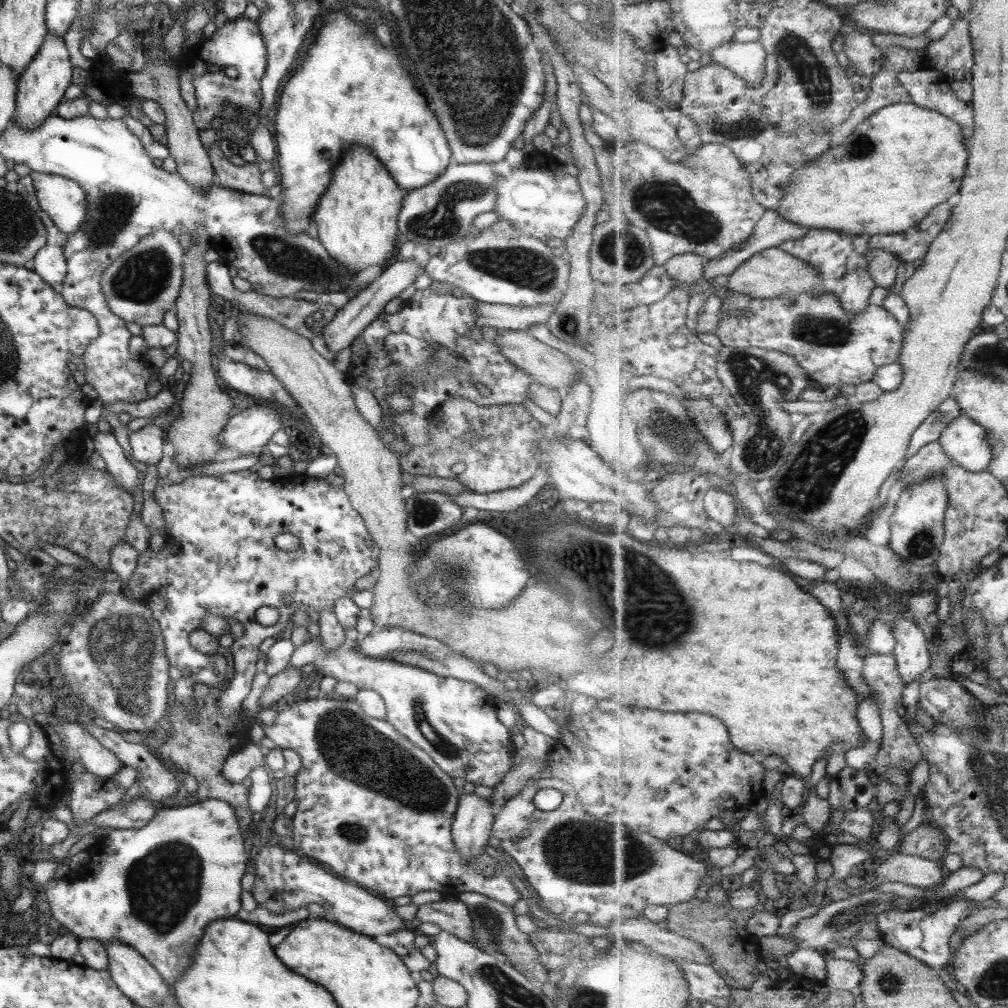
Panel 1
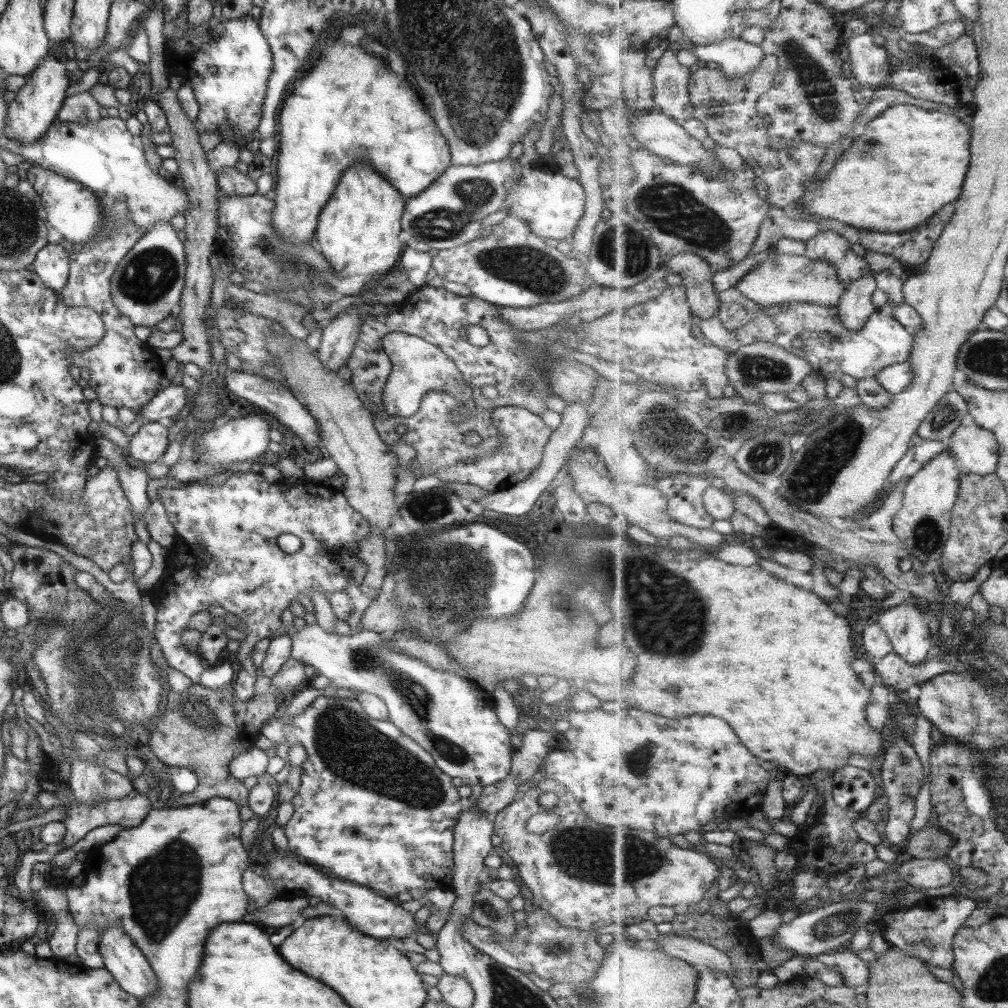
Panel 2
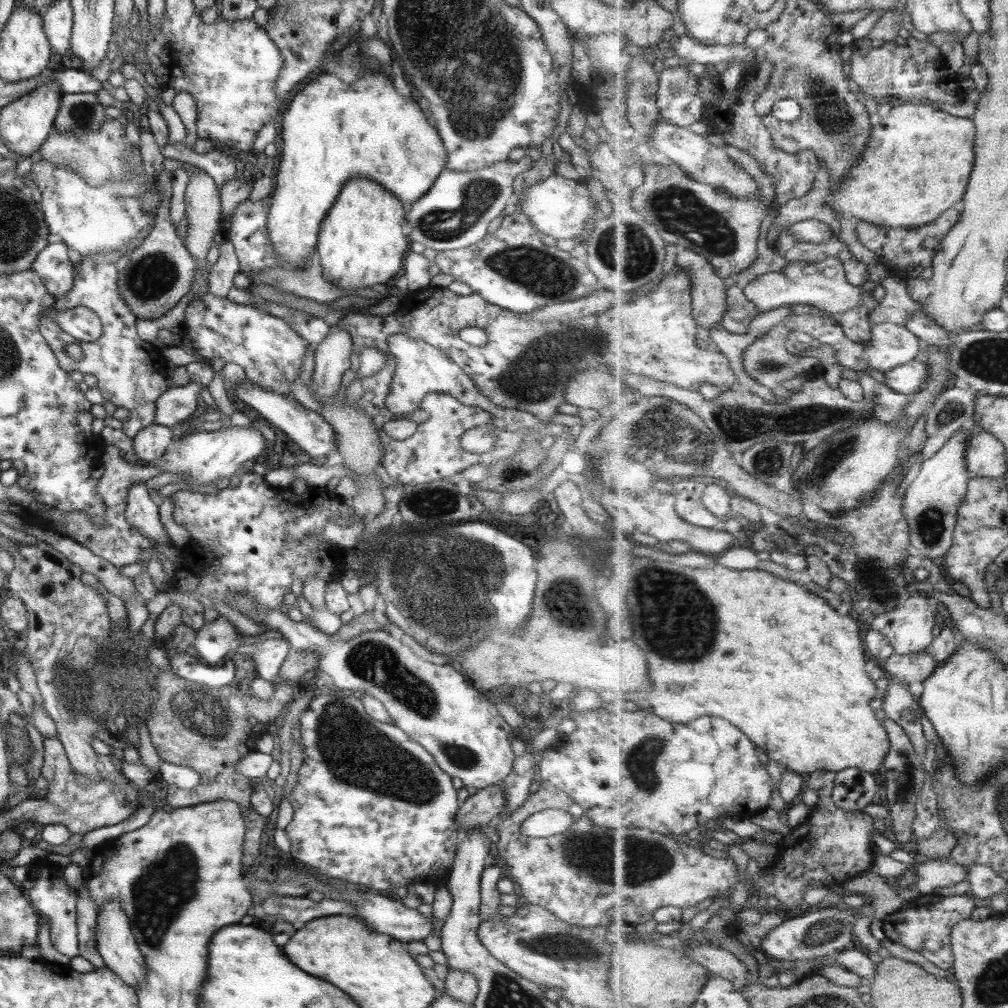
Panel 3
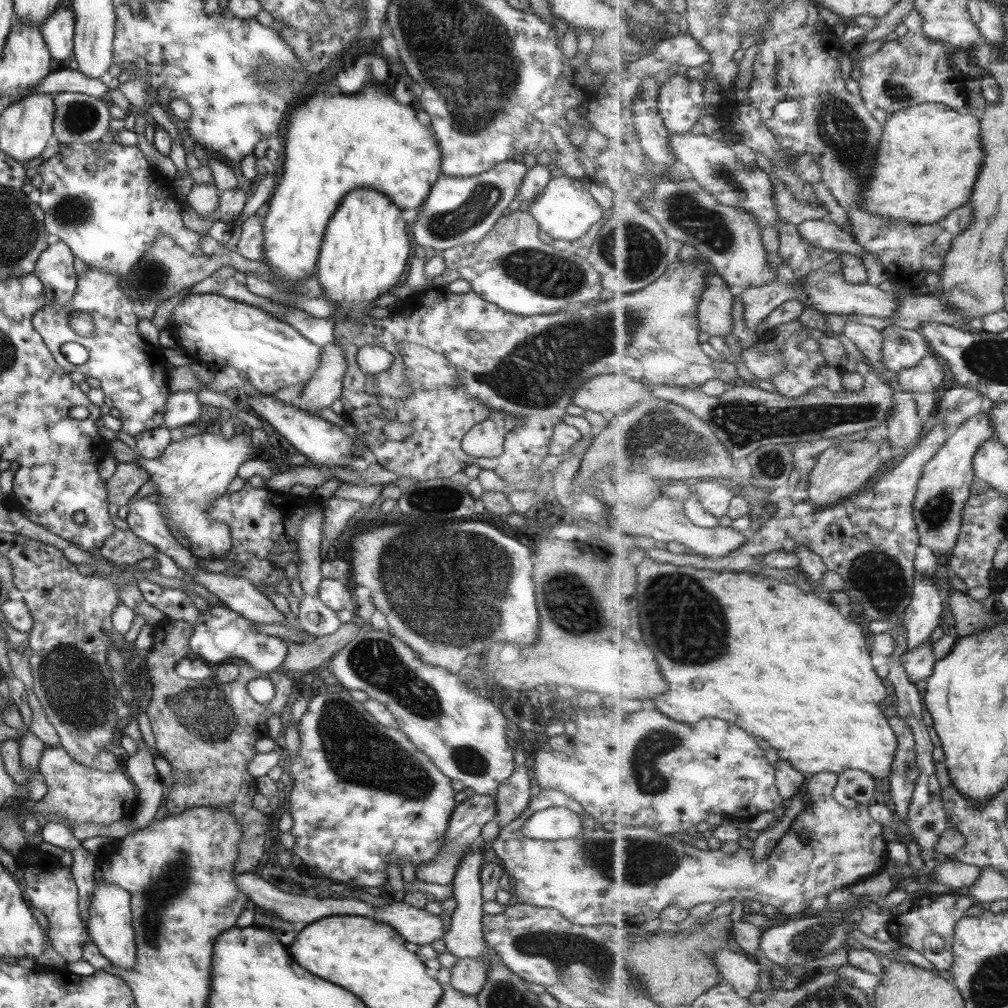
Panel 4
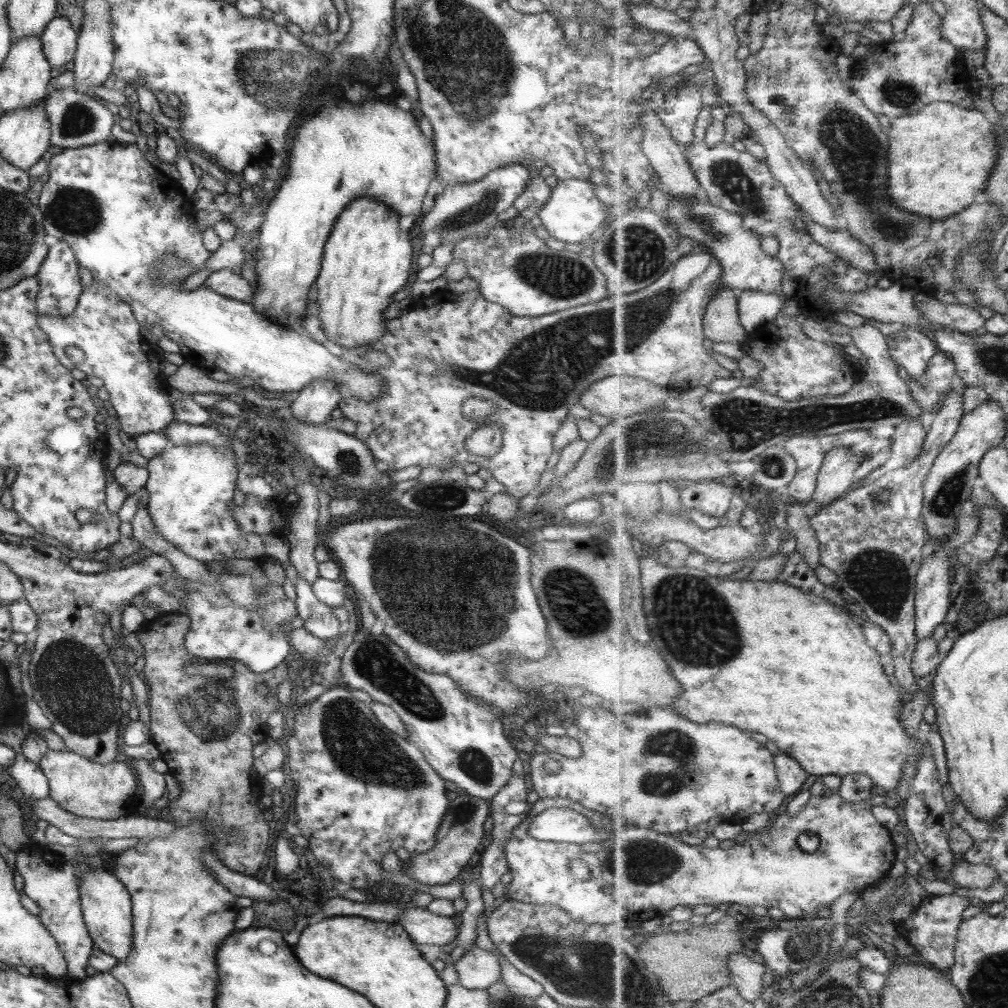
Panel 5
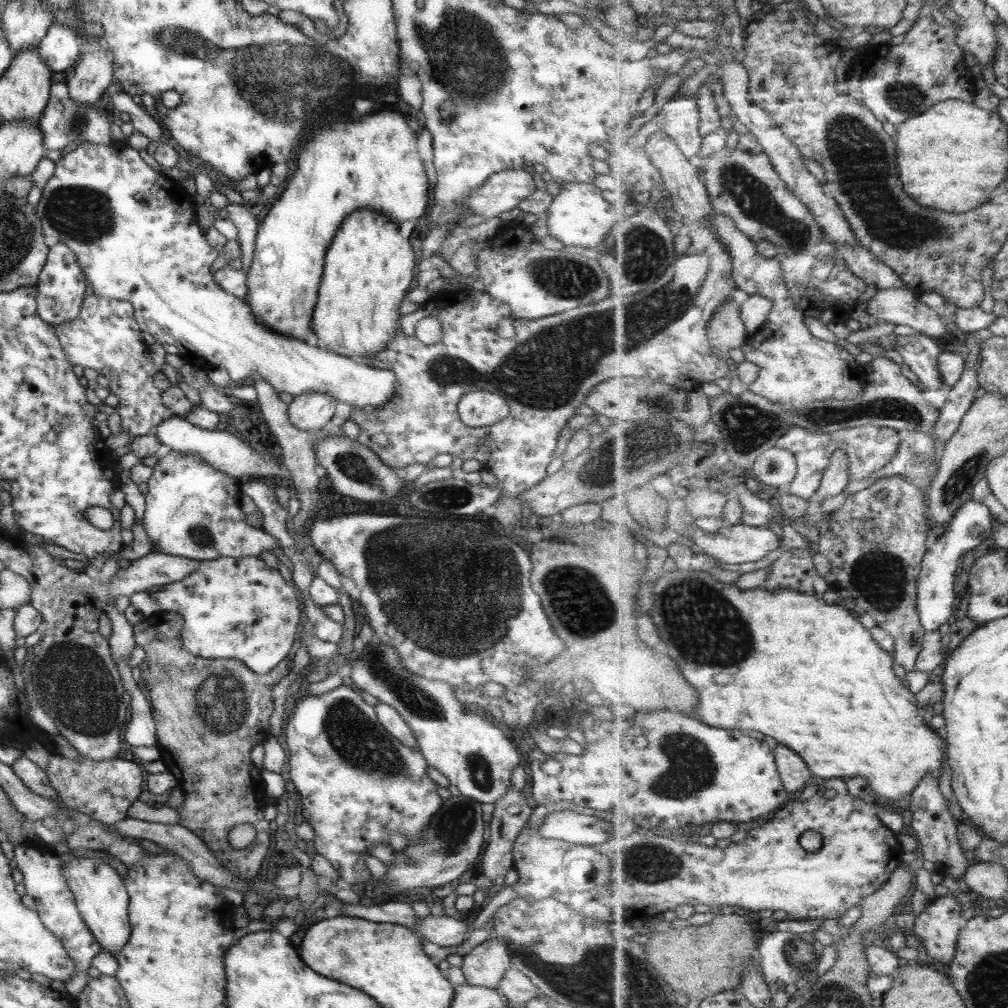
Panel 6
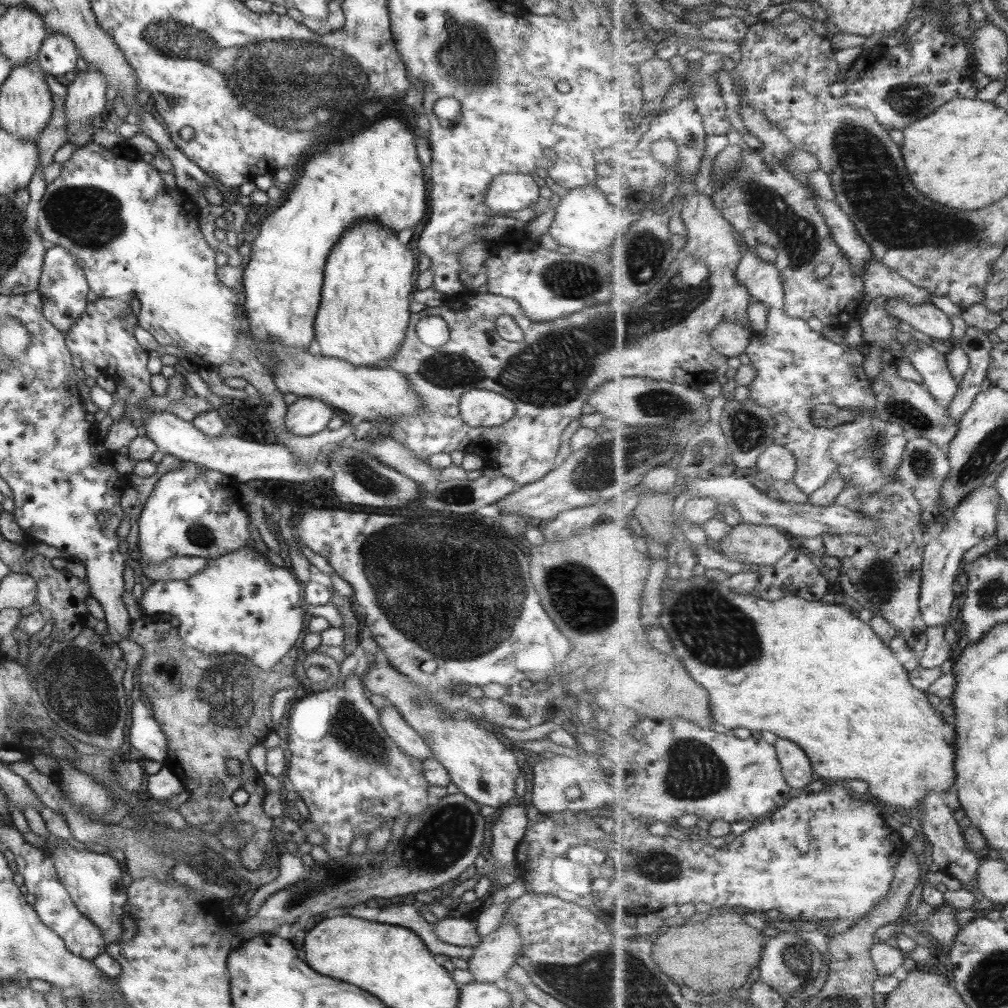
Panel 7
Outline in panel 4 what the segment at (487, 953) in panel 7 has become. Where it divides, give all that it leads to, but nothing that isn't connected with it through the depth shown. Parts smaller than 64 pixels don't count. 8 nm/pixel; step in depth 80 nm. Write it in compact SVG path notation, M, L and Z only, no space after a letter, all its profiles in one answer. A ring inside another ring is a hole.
M463 959L456 961L449 969L451 976L449 984L453 990L466 996L476 996L480 991L485 978L487 966L479 959Z

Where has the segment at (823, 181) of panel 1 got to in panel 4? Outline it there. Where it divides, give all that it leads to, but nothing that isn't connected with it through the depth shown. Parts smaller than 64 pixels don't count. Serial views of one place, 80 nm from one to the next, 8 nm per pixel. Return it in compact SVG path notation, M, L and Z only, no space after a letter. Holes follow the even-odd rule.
M923 103L888 115L868 187L860 196L860 206L873 215L913 224L937 224L956 208L969 204L984 163L981 121L978 112L968 113L947 104Z

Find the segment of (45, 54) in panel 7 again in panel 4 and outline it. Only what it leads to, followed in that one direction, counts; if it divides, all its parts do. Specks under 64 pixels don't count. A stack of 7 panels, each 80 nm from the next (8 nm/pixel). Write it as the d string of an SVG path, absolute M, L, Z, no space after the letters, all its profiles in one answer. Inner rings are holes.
M59 5L40 26L50 58L62 62L72 54L74 13Z

